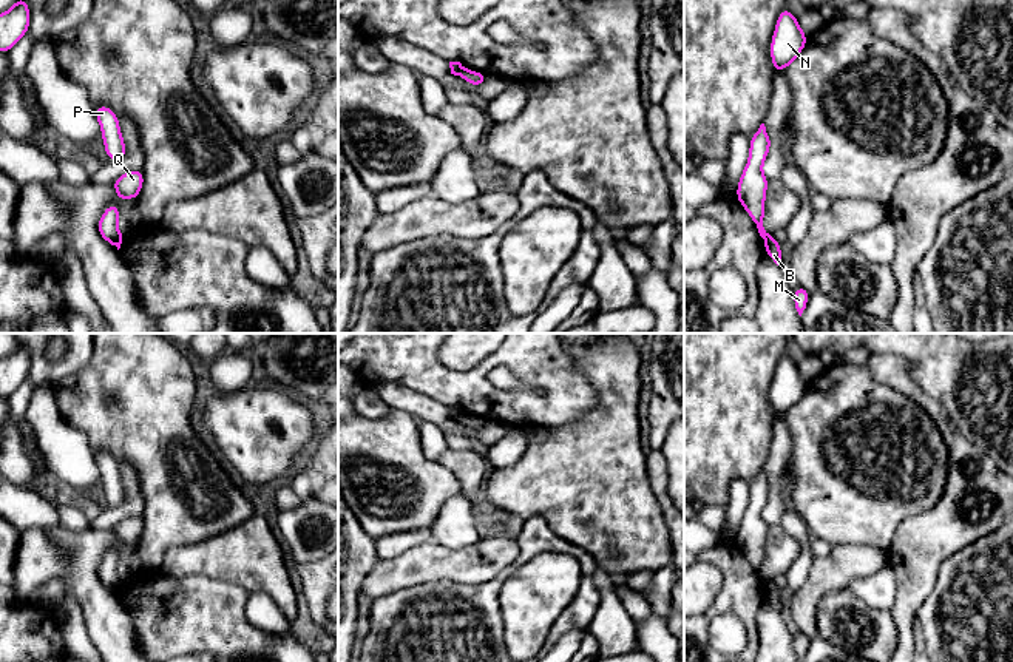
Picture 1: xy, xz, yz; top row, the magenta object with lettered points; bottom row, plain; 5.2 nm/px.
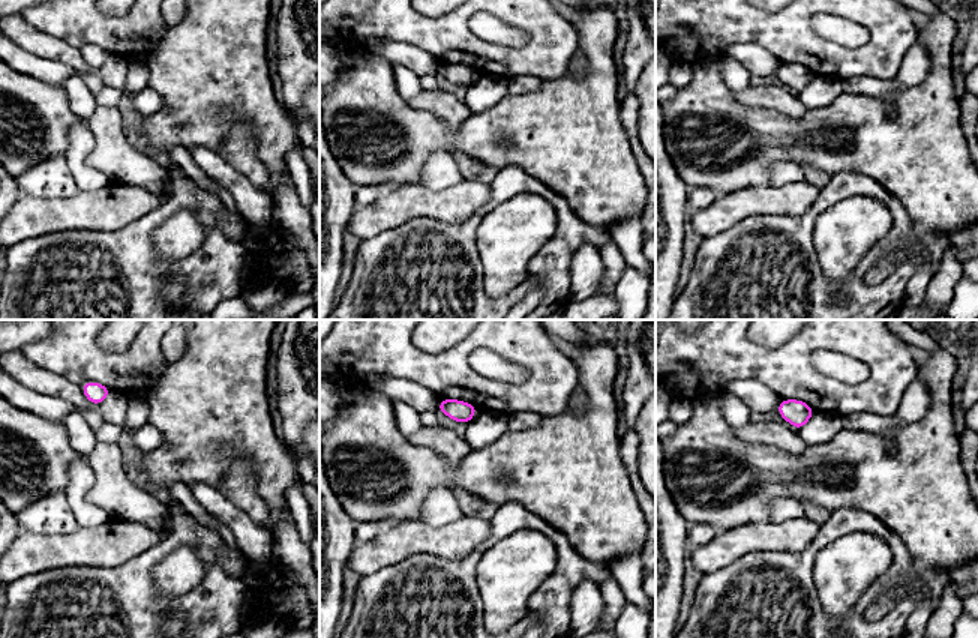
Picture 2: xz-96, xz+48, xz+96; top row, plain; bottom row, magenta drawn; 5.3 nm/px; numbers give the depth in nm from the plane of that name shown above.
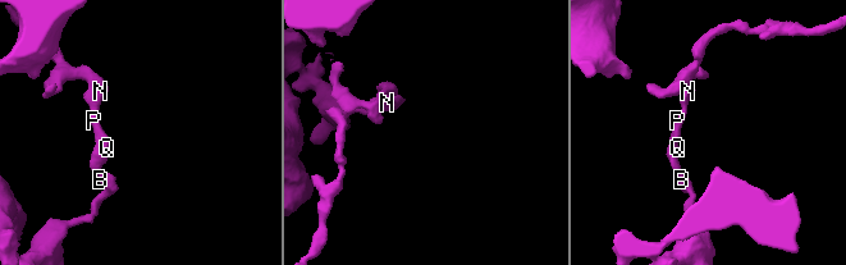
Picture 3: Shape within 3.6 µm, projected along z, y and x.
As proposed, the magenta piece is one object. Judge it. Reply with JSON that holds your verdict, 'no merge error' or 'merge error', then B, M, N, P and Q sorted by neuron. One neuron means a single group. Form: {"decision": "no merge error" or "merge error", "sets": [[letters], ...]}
{"decision": "no merge error", "sets": [["B", "M", "N", "P", "Q"]]}

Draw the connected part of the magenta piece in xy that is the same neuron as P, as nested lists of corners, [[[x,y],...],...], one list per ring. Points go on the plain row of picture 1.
[[[102,451],[94,454],[94,460],[102,475],[102,486],[108,506],[124,505],[127,495],[116,458],[110,452]]]

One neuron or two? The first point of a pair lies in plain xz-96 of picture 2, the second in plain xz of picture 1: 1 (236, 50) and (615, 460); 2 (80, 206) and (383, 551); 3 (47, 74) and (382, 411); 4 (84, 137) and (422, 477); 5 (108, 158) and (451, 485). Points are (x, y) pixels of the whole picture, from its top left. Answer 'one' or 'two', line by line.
1: one
2: two
3: one
4: two
5: two

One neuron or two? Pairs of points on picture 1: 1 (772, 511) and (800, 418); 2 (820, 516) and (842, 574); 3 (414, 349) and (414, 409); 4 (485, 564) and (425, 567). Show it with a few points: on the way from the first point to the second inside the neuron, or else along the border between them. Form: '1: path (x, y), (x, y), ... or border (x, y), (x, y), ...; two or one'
1: border (785, 415), (791, 437), (791, 457), (786, 472); two
2: border (871, 545), (834, 547); two
3: border (379, 381), (399, 383), (430, 395), (447, 406); two
4: path (470, 564), (440, 564); one

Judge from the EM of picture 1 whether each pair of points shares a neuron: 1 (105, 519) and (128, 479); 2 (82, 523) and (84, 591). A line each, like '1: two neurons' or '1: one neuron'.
1: one neuron
2: two neurons

